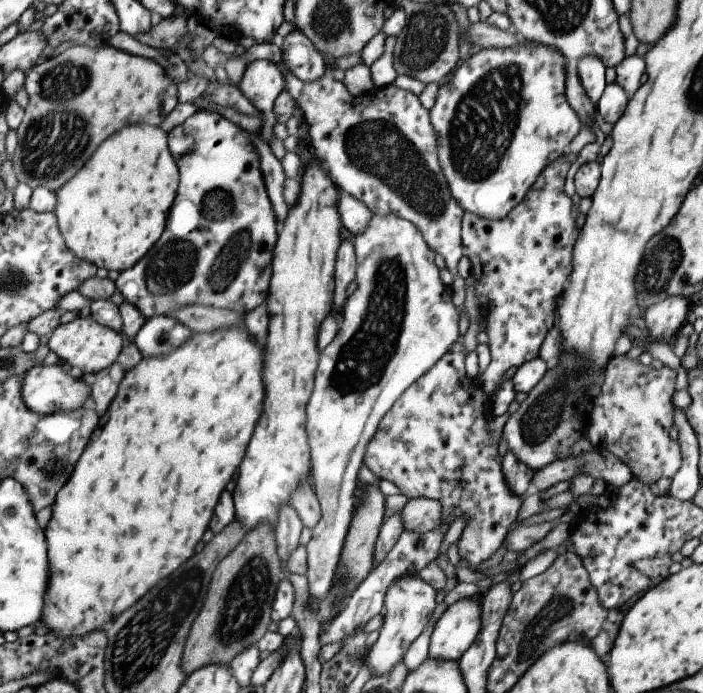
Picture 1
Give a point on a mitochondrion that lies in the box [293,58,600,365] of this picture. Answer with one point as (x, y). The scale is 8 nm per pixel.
(484, 122)

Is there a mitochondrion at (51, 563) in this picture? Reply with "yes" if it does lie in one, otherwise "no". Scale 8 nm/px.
no

